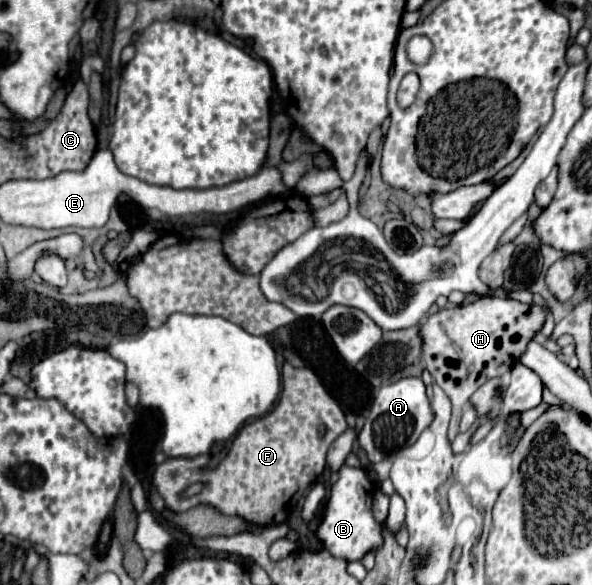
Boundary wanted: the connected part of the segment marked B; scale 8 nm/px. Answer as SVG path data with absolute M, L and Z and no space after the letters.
M343 465L339 469L339 479L337 483L331 487L331 495L325 507L325 517L317 529L317 537L323 541L325 549L333 555L333 557L343 557L345 561L361 561L369 551L377 551L383 545L383 525L379 525L371 513L371 503L373 503L373 493L375 493L375 485L371 483L371 479L367 477L367 473L361 467L349 467Z

